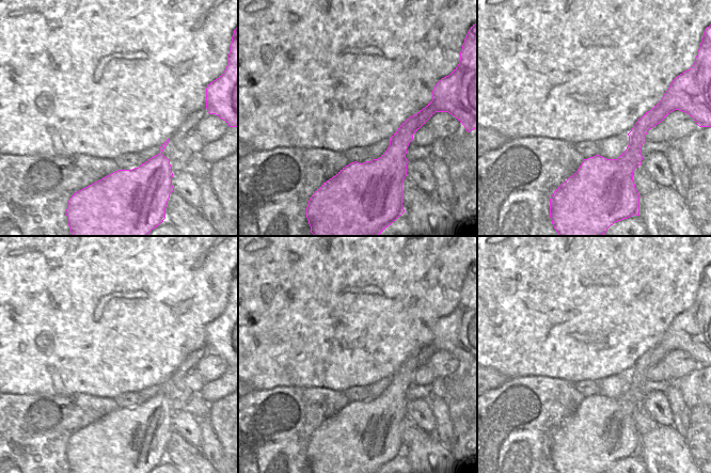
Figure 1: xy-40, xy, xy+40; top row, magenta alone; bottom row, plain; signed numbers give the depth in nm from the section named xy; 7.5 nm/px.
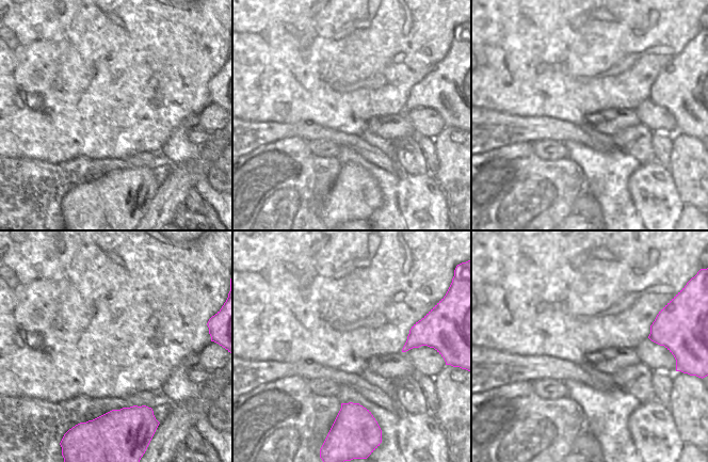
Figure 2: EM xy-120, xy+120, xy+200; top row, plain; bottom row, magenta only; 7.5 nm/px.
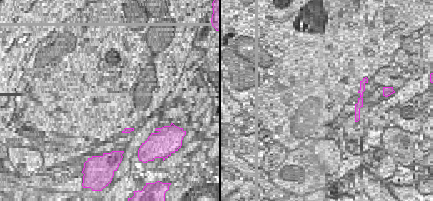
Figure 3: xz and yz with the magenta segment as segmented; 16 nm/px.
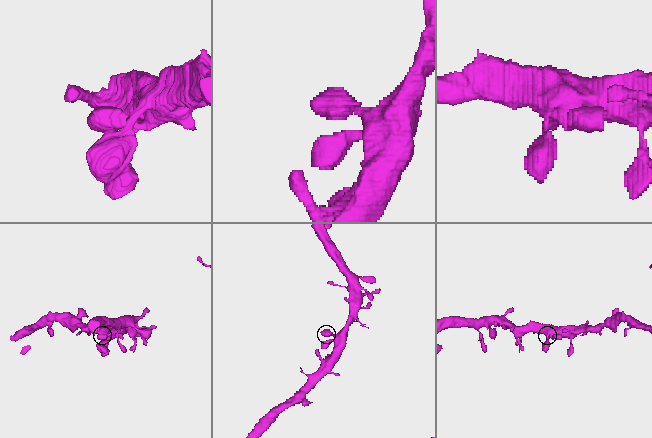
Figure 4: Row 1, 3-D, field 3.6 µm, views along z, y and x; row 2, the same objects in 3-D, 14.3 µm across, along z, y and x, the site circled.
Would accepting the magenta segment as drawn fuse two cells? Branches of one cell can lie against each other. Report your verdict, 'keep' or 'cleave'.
keep

